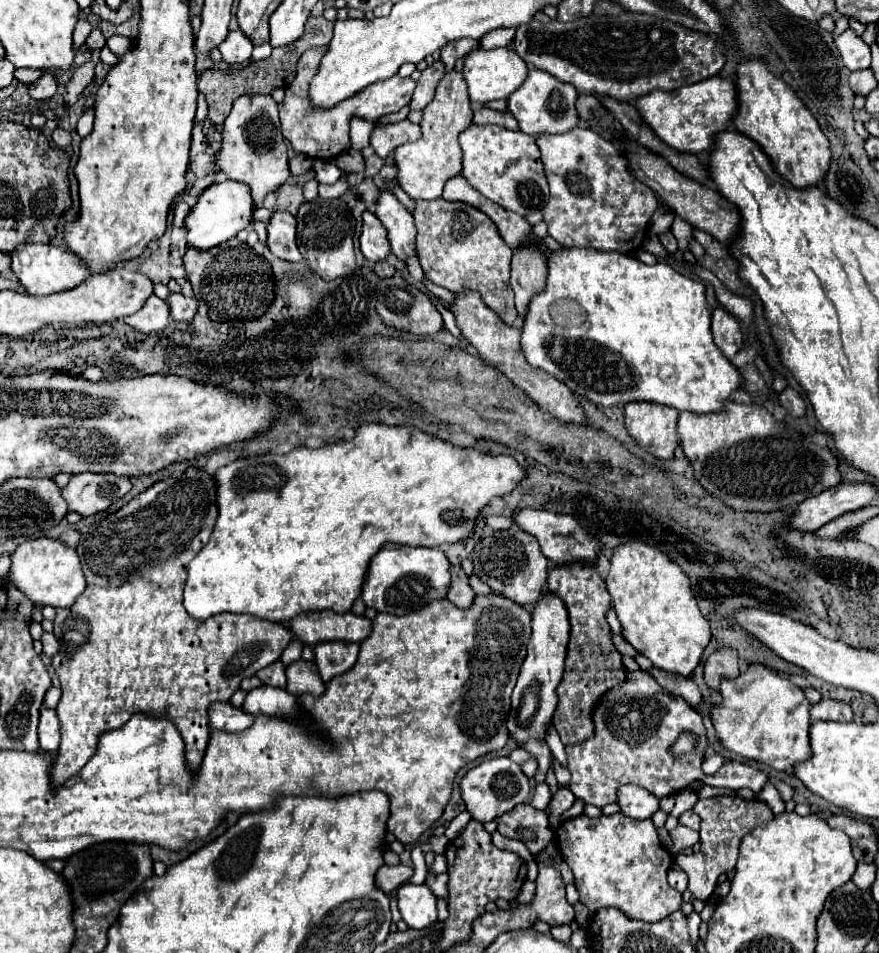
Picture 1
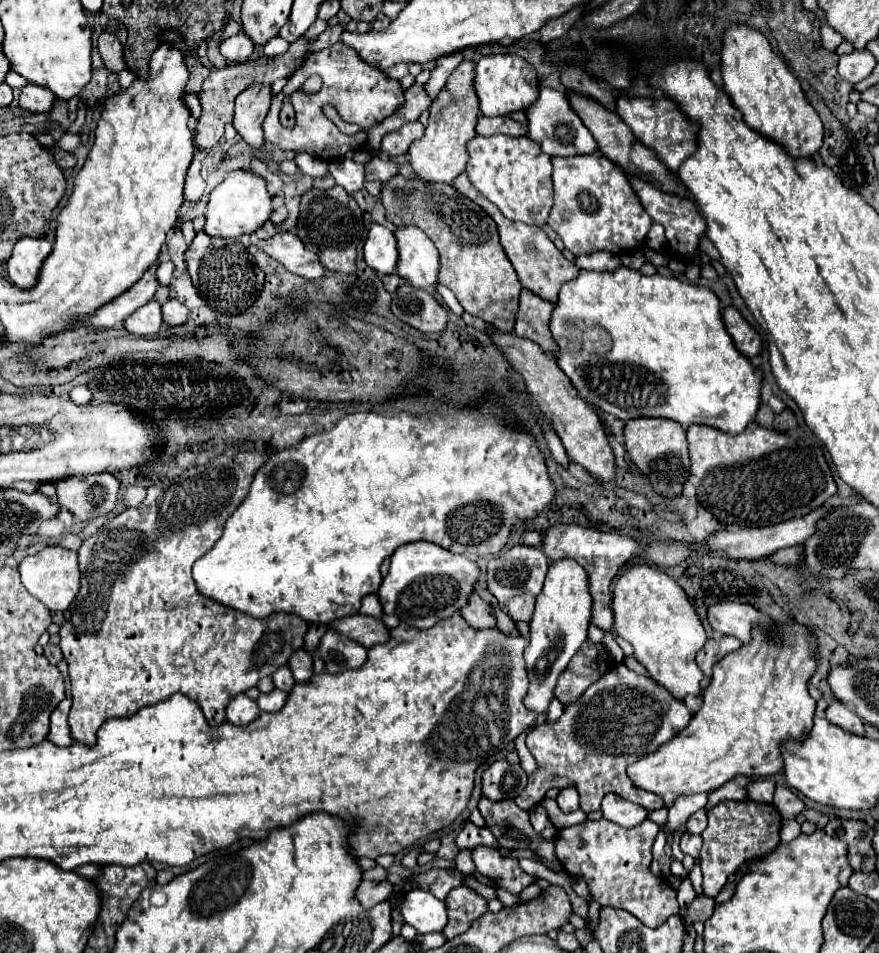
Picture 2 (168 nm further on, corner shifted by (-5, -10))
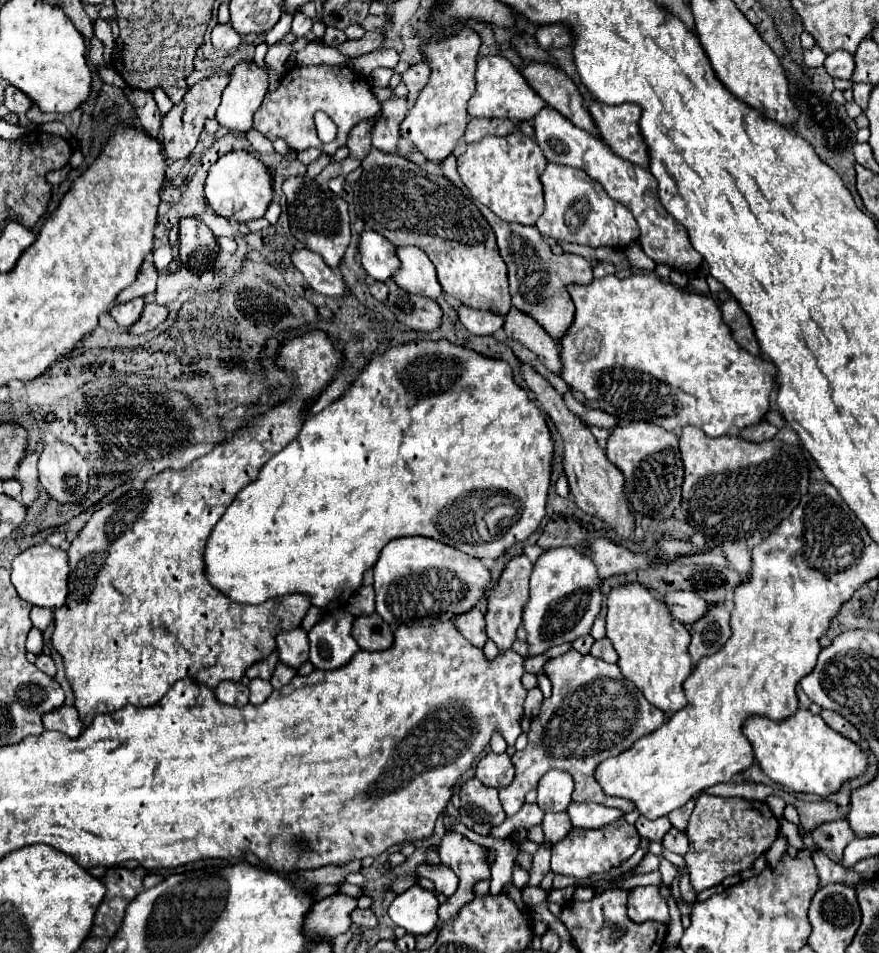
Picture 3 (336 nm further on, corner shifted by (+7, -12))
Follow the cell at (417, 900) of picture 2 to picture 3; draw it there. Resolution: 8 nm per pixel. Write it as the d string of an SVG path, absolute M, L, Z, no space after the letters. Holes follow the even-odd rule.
M412 885L410 889L396 895L388 915L410 935L426 935L438 925L438 899L432 891Z

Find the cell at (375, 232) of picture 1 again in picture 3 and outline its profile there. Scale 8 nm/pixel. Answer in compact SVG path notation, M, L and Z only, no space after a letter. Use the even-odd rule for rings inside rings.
M364 231L360 235L358 251L362 267L374 281L388 281L394 277L394 271L398 271L400 263L396 247L388 239L382 239L382 235L374 231Z

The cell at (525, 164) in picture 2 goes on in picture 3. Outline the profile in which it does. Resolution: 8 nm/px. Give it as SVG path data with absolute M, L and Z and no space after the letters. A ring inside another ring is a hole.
M516 131L506 137L484 137L478 143L466 145L466 151L458 155L458 173L470 195L494 211L508 223L534 225L544 211L540 173L546 167L538 143Z

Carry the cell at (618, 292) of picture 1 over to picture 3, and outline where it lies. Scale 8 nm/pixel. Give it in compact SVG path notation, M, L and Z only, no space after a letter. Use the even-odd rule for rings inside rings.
M634 273L626 279L618 279L614 275L608 275L604 279L594 279L590 285L576 285L576 287L568 285L568 293L576 305L576 315L574 315L574 323L572 323L568 335L560 341L562 343L562 379L572 389L584 393L586 399L596 401L602 411L616 415L622 423L648 421L648 423L660 425L672 433L680 433L682 427L694 425L694 427L702 429L708 437L722 437L728 431L738 431L738 429L760 423L762 417L766 415L766 411L770 409L770 393L776 389L774 363L766 357L762 357L762 359L754 357L754 355L746 353L742 347L738 347L738 343L732 337L730 327L722 319L720 307L716 305L716 301L711 296L694 291L684 291L683 288L674 287L672 283L662 281L661 278L652 273Z

